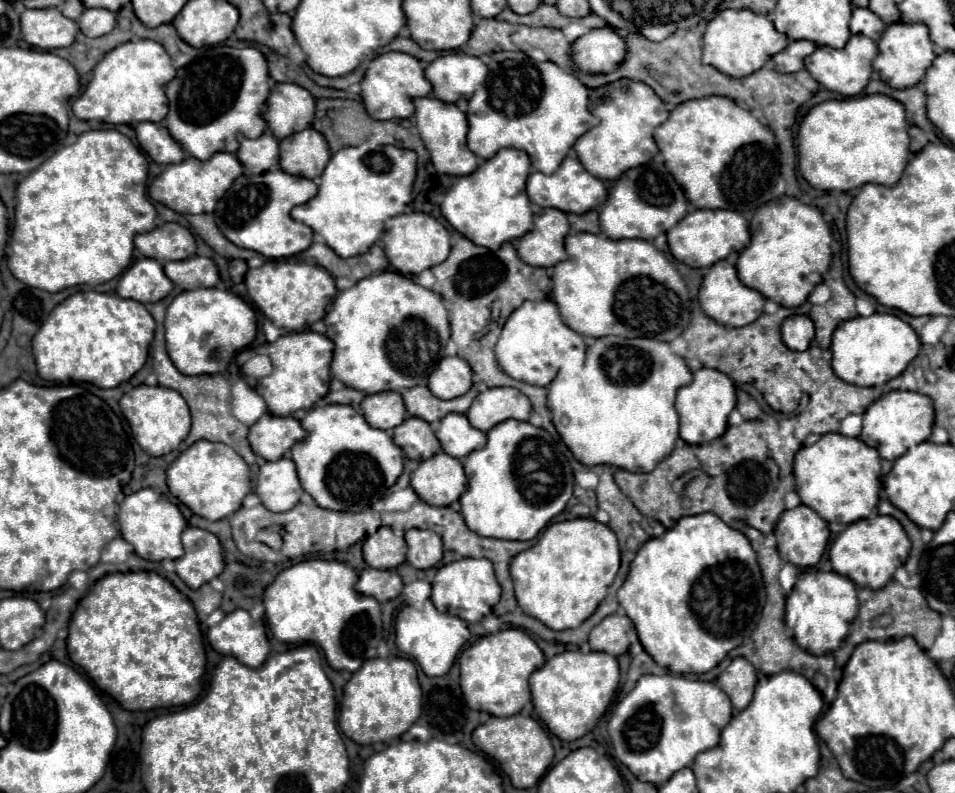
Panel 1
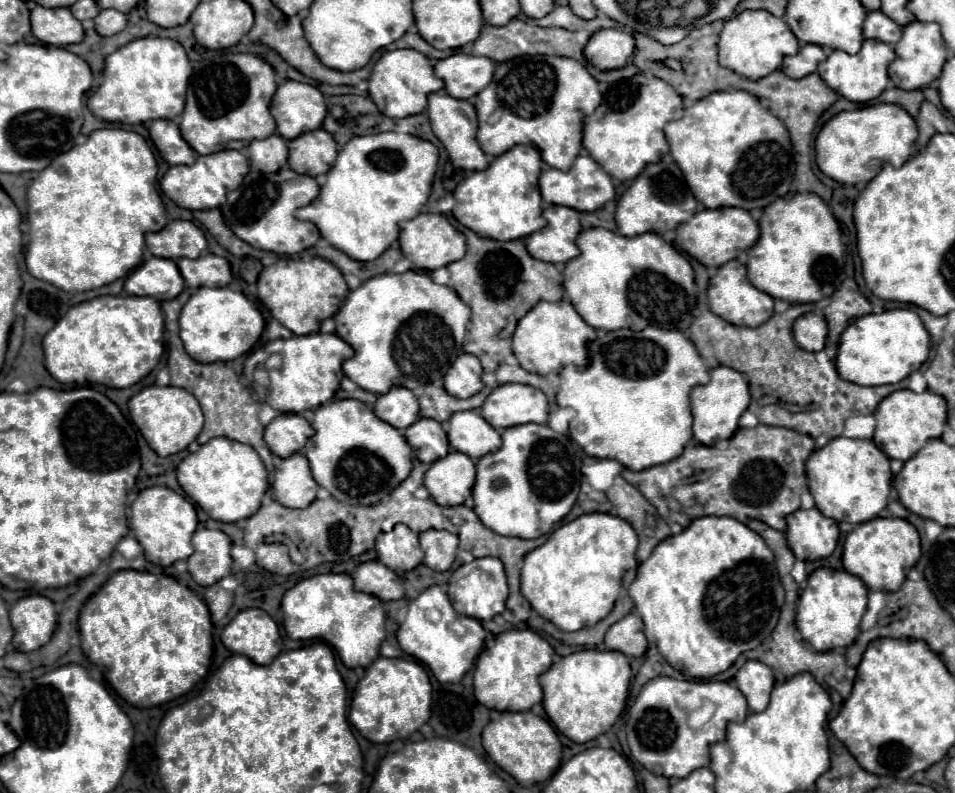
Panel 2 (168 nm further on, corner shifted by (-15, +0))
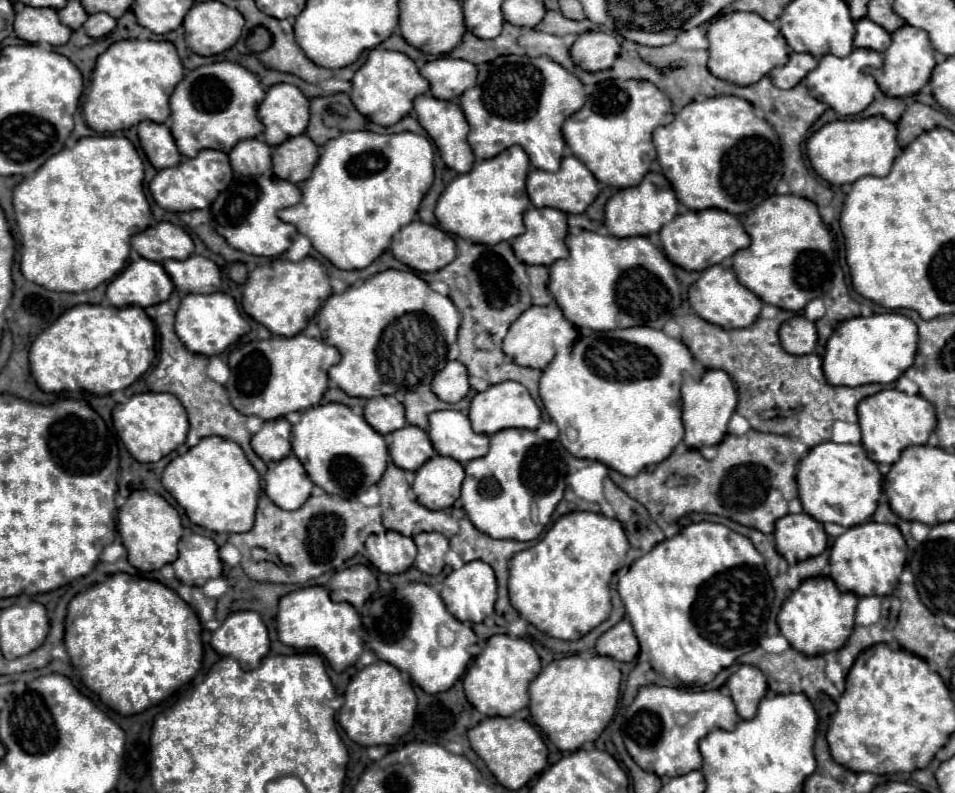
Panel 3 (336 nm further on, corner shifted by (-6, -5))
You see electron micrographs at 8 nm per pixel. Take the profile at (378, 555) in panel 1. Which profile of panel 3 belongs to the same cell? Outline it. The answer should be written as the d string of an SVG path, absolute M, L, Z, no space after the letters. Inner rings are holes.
M386 531L384 535L370 535L366 539L366 557L380 573L404 573L408 567L414 565L416 545L410 537L404 537L402 533Z

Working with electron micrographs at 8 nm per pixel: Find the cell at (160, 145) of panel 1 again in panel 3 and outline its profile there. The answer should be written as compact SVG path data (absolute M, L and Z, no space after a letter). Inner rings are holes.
M142 121L138 125L138 137L140 137L140 145L154 169L160 171L166 167L174 167L182 161L176 145L174 145L172 133L166 125L160 125L154 121Z

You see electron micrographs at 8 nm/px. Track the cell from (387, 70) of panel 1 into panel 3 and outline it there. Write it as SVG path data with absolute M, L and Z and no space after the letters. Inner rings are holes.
M372 49L368 53L366 63L356 71L352 79L352 91L350 99L354 107L368 117L370 121L378 125L394 125L402 117L406 117L412 111L412 103L416 95L424 95L430 91L430 83L420 75L418 67L414 61L398 51L388 51L388 49Z

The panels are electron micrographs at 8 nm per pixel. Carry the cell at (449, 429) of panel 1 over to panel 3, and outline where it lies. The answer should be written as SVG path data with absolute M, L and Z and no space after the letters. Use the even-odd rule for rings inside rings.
M460 411L430 413L430 439L440 455L466 463L488 453L488 435L474 433L470 419Z

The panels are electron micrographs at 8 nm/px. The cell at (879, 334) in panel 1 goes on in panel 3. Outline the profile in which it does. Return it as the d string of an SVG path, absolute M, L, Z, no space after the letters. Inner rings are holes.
M882 313L872 317L854 317L842 321L826 343L824 377L830 385L868 385L894 383L912 363L918 349L918 327L900 313Z

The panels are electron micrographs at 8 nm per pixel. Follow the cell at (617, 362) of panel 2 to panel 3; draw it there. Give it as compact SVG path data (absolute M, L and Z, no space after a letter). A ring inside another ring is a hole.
M634 327L586 336L578 329L578 339L570 347L560 349L552 363L542 371L540 397L548 415L560 429L560 443L574 457L600 461L622 475L638 475L648 465L662 463L684 439L680 385L686 371L698 379L700 371L696 367L700 365L686 345L658 329Z

